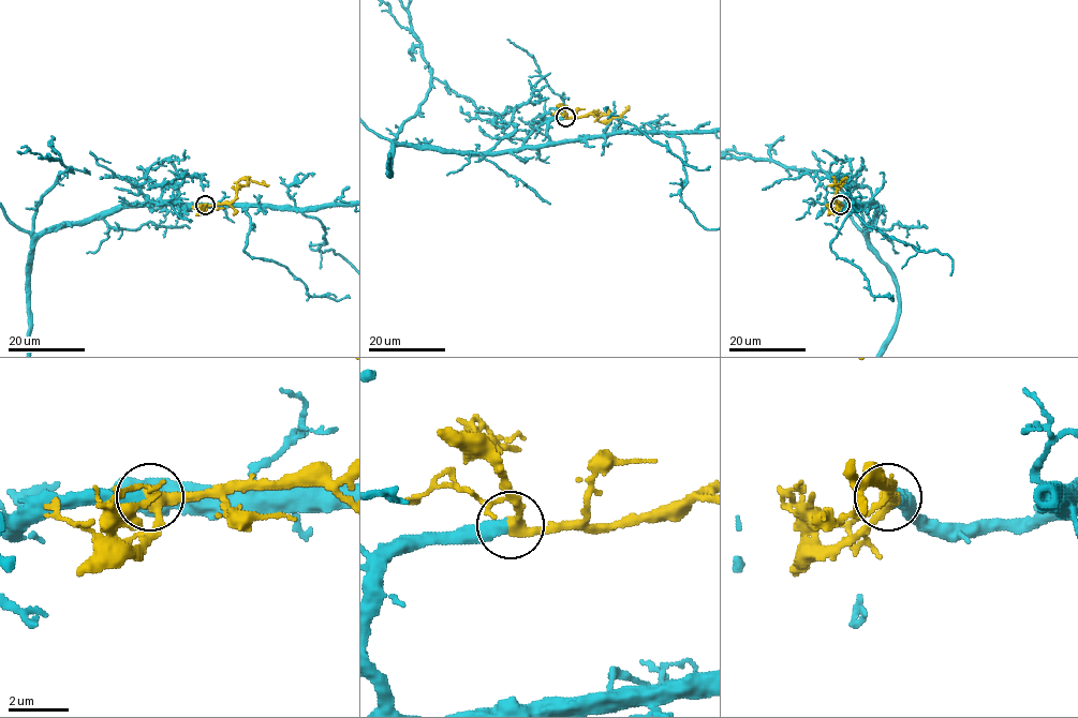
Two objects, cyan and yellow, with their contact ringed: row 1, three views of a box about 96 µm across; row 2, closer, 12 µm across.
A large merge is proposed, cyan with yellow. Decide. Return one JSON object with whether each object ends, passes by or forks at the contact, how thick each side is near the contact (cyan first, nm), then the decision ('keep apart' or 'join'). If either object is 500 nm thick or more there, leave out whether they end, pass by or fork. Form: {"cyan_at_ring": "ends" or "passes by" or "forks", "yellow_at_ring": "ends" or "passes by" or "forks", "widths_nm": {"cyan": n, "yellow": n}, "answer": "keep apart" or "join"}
{"widths_nm": {"cyan": 500, "yellow": 380}, "answer": "join"}

